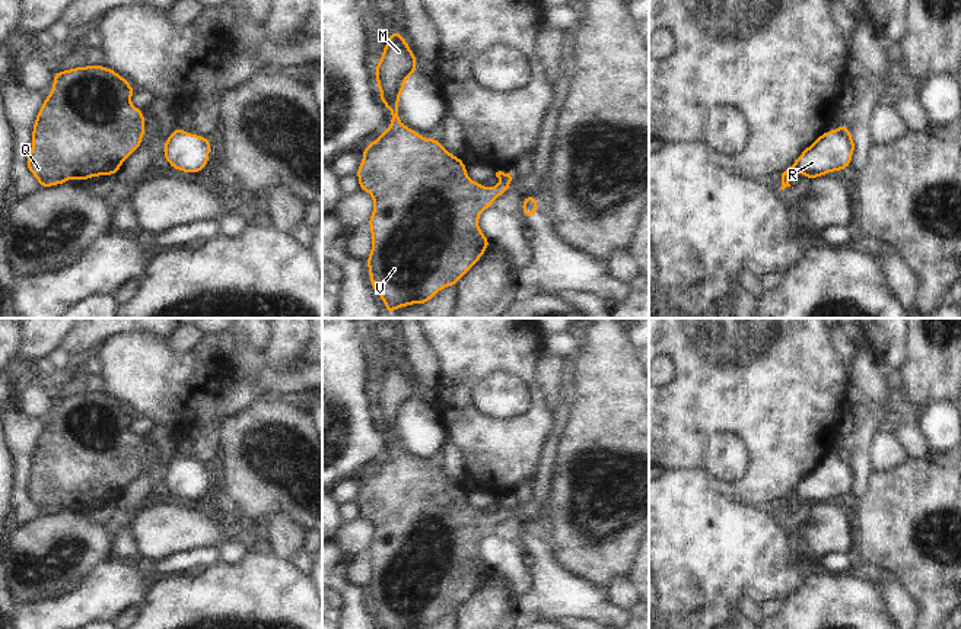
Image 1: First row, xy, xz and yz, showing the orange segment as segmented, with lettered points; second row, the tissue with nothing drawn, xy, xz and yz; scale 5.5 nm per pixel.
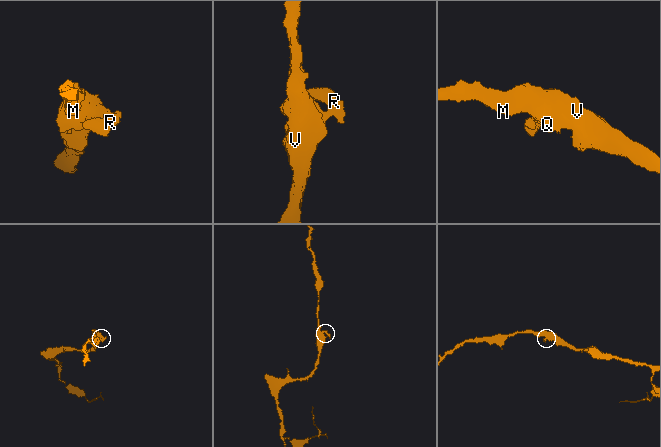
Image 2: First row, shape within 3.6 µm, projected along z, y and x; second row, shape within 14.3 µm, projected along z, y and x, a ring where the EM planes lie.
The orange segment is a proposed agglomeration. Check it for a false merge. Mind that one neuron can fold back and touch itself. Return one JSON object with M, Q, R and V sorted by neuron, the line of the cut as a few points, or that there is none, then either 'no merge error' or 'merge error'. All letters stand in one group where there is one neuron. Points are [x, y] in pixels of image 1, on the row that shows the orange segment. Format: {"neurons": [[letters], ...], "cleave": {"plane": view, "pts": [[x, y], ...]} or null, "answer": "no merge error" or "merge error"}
{"neurons": [["M", "Q", "V"], ["R"]], "cleave": {"plane": "yz", "pts": [[837, 129], [849, 136]]}, "answer": "merge error"}

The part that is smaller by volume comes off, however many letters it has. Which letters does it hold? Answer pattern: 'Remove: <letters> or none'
Remove: R

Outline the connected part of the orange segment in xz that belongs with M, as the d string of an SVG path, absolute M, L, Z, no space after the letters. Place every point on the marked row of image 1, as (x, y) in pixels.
M391 31L382 50L382 58L375 67L375 80L381 104L391 109L392 124L362 150L363 162L356 171L359 190L367 191L373 197L373 213L367 219L372 251L365 260L370 274L370 286L384 299L386 315L401 306L426 305L439 290L458 285L458 280L477 264L490 247L489 238L478 228L481 212L491 207L499 196L510 190L510 184L503 180L494 188L474 182L467 175L467 165L461 158L448 152L436 137L424 139L400 121L400 96L404 92L405 80L416 72L417 57L401 32Z

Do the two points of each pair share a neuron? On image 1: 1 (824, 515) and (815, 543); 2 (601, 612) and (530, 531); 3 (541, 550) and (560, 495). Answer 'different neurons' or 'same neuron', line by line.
1: same neuron
2: same neuron
3: different neurons

